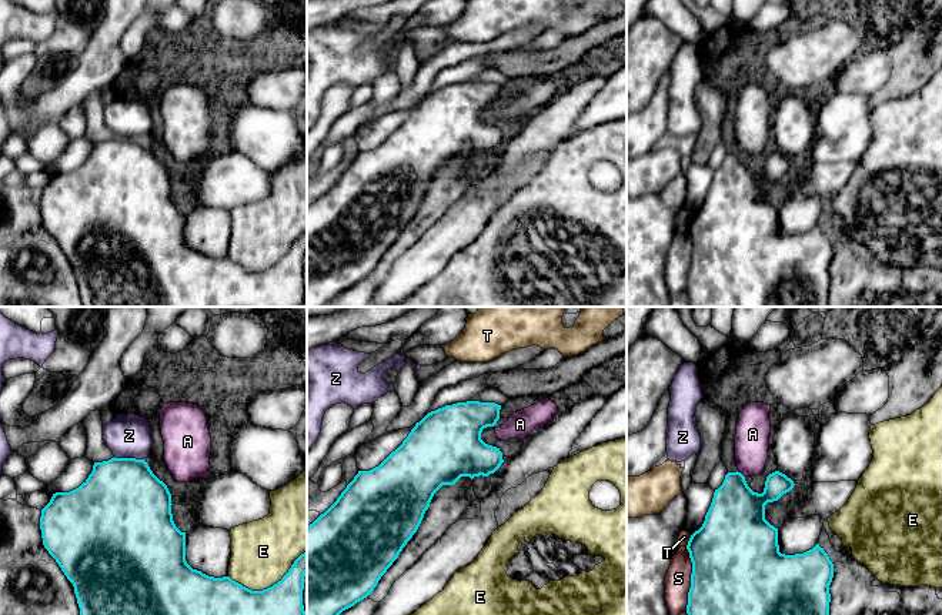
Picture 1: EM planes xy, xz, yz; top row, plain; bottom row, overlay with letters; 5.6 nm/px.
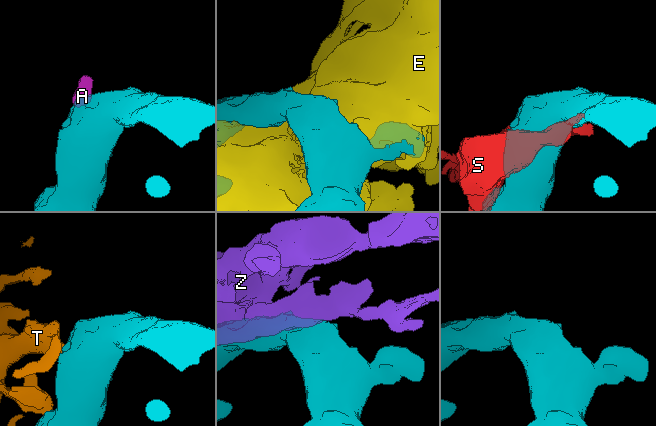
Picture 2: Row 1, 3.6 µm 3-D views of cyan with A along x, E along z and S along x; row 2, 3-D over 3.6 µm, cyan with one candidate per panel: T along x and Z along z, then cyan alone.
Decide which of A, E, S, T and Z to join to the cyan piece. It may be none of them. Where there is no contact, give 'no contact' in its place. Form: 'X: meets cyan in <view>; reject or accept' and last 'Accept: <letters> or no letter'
A: meets cyan in yz; accept
E: meets cyan in xy; reject
S: meets cyan in yz; reject
T: meets cyan in yz; reject
Z: meets cyan in xy; reject
Accept: A

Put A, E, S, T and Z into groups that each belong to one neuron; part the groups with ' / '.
A / E / S / T / Z

